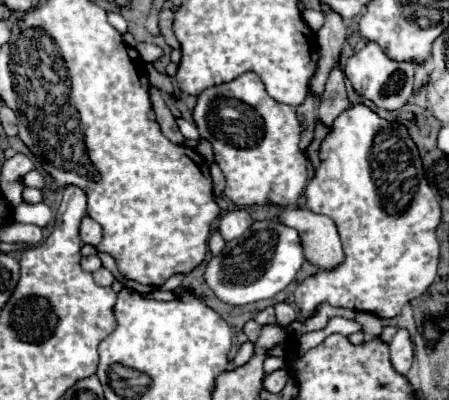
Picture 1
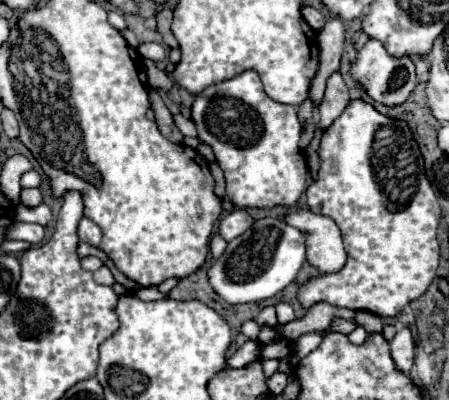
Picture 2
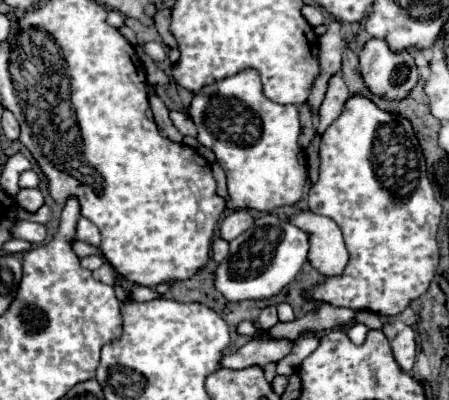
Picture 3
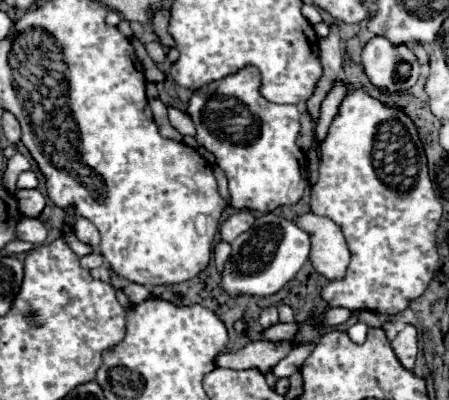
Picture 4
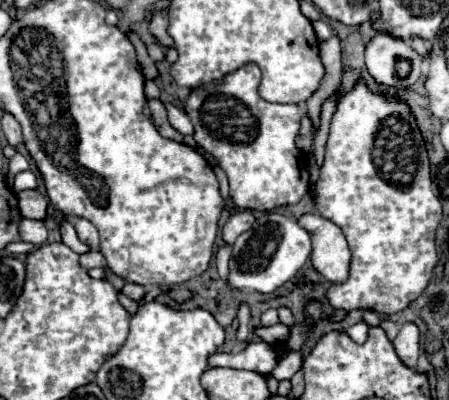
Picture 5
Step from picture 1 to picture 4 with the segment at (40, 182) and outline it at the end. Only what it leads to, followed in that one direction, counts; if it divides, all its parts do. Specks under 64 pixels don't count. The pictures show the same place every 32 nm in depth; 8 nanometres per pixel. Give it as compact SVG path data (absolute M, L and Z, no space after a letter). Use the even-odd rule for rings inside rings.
M26 170L18 176L18 182L16 182L16 188L18 190L24 190L24 188L36 188L38 186L38 178L32 170Z

